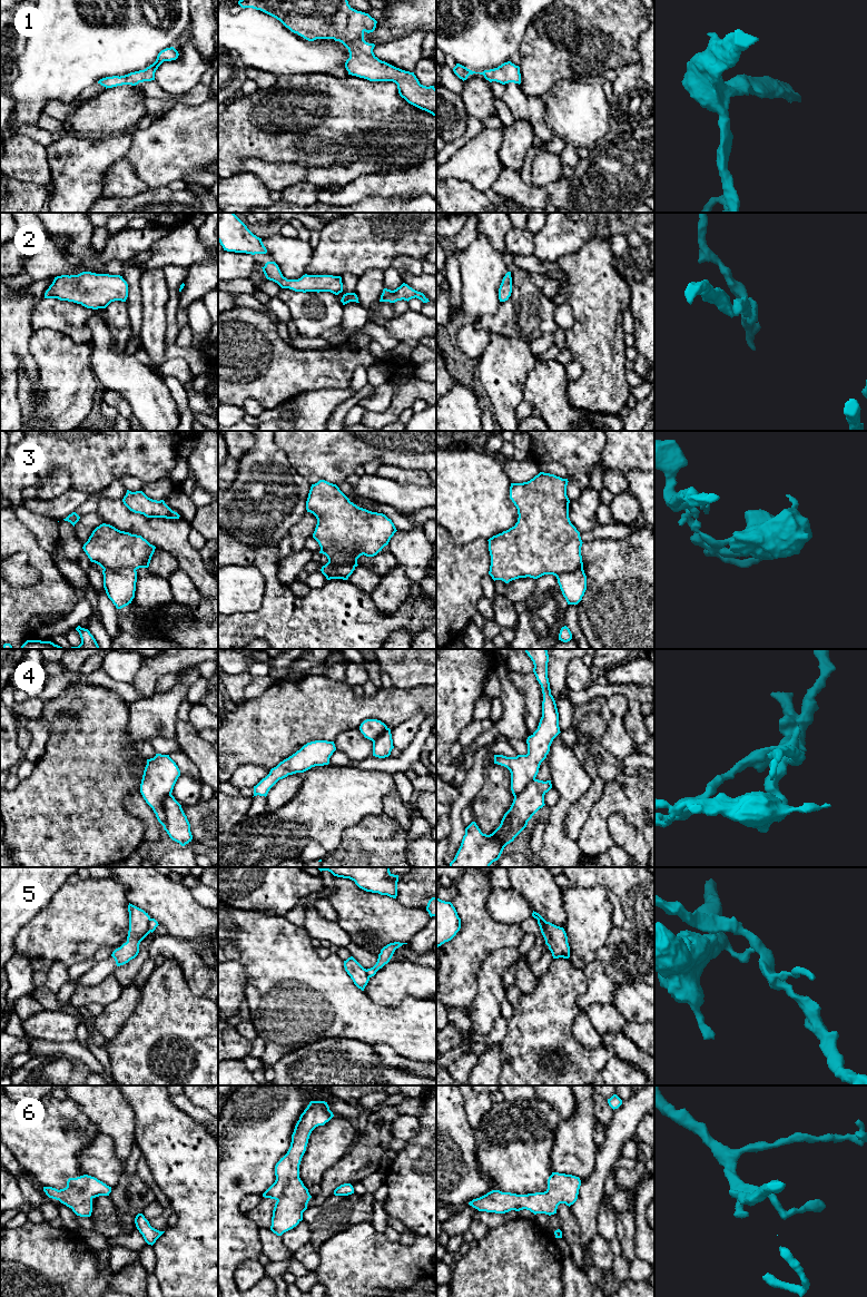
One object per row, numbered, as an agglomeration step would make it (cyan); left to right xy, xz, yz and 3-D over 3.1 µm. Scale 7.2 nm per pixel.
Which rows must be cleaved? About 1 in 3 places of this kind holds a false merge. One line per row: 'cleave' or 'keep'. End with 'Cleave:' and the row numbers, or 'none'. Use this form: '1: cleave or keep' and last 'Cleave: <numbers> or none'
1: keep
2: keep
3: cleave
4: cleave
5: cleave
6: keep
Cleave: 3, 4, 5

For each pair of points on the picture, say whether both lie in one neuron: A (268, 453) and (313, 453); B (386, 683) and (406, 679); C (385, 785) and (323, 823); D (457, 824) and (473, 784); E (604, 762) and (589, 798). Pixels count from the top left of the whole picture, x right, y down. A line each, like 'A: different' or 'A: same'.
A: different
B: different
C: same
D: same
E: different

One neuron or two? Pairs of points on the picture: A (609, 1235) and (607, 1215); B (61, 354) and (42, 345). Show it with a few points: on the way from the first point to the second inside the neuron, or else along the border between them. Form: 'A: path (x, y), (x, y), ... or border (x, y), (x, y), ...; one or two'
A: path (608, 1230), (607, 1219); one
B: path (57, 354), (47, 345); one

